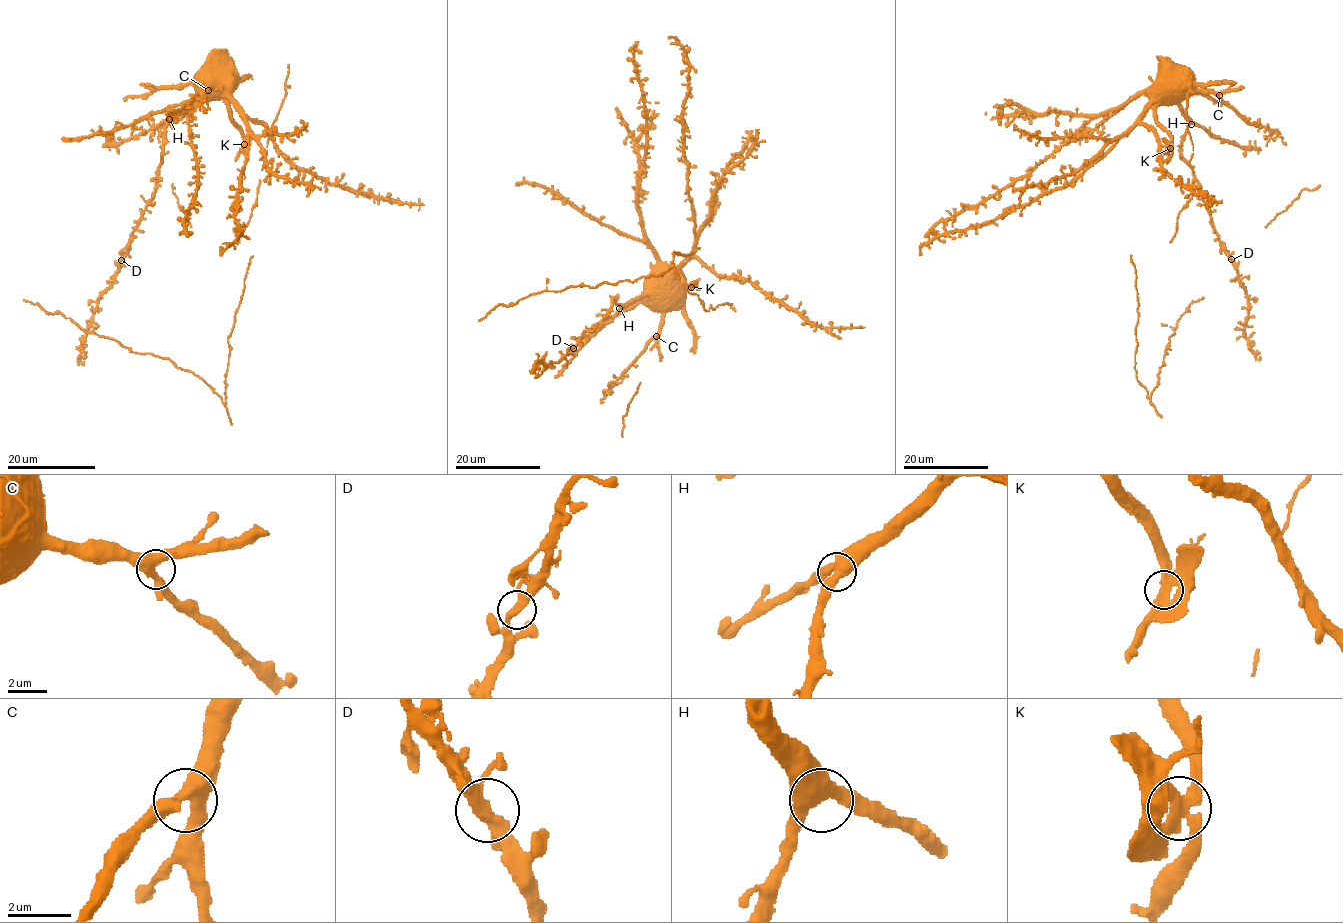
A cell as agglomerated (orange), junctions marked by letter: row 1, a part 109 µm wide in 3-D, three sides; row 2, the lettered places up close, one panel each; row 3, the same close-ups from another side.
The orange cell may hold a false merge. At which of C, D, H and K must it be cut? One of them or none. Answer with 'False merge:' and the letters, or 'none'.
False merge: K

